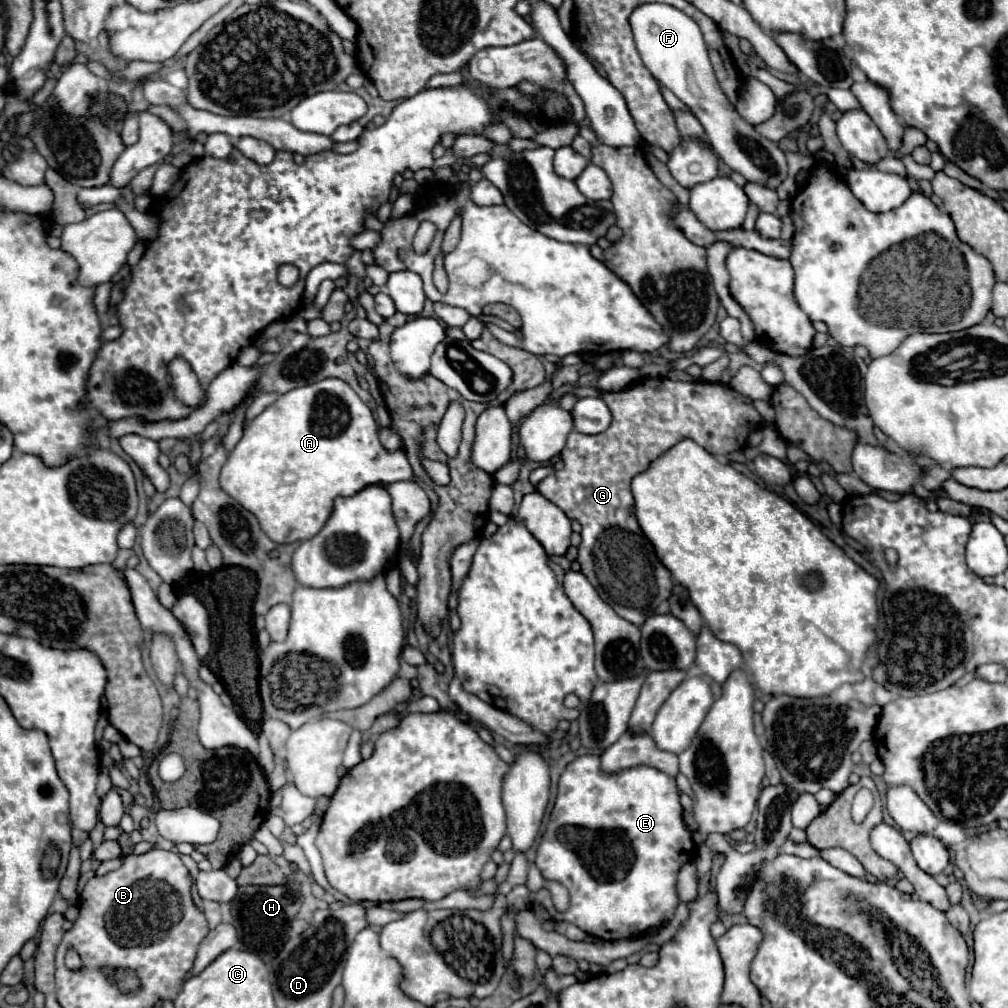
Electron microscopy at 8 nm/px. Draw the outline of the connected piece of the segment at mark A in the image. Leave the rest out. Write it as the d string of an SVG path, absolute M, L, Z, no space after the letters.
M326 378L316 384L294 388L282 394L262 414L244 426L244 434L236 448L230 452L222 474L220 486L242 508L252 512L260 528L276 544L302 542L320 532L332 512L336 496L352 496L370 484L392 484L398 480L412 480L412 468L402 450L388 452L378 438L378 426L370 408L358 394L338 378Z

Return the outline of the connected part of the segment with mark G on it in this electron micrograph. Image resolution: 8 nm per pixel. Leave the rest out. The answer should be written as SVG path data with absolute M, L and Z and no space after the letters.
M642 378L634 386L624 388L620 392L600 394L600 390L596 388L578 386L574 394L600 396L612 412L612 424L606 432L594 434L594 436L570 432L568 442L562 450L564 468L548 474L536 486L536 490L542 492L550 502L560 506L570 520L578 520L582 524L582 532L580 532L582 542L578 546L578 562L582 566L582 574L592 582L592 586L596 586L598 594L616 610L616 614L640 626L644 618L648 618L648 614L668 612L666 598L672 590L672 574L658 560L654 546L644 536L634 516L634 498L630 492L630 480L636 474L648 470L648 466L656 458L660 458L664 452L668 452L674 444L678 444L684 438L694 440L706 452L714 456L742 450L746 446L750 432L760 428L762 416L758 414L758 410L754 408L754 402L748 396L736 392L730 386L712 384L712 382L680 382L680 380L670 380L670 378Z

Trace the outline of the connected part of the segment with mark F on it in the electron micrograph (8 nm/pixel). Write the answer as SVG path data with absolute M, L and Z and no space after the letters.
M652 2L634 8L634 12L630 14L630 26L644 66L658 82L670 88L700 120L716 154L732 170L740 172L748 182L768 182L768 186L778 188L788 176L786 156L776 142L764 138L750 122L746 122L724 94L710 64L698 24L670 4Z

